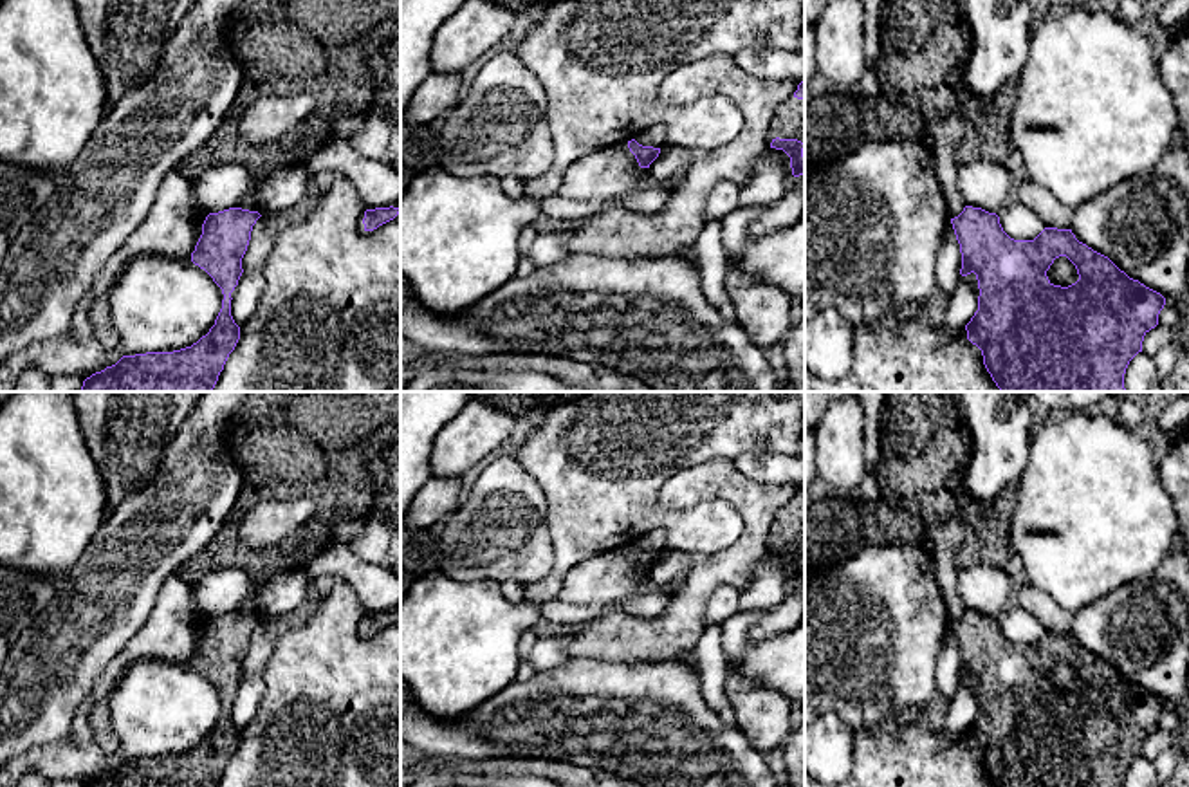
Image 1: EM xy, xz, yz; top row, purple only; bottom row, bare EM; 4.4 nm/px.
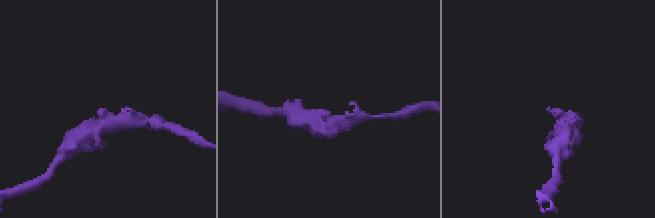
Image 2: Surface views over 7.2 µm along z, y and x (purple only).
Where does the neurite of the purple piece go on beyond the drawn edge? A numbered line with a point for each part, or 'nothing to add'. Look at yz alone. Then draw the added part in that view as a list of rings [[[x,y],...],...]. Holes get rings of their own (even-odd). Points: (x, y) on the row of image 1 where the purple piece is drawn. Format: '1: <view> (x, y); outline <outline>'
nothing to add

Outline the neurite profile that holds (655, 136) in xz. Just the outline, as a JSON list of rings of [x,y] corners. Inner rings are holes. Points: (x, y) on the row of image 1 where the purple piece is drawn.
[[[653,125],[642,134],[635,137],[635,141],[642,146],[662,148],[668,144],[668,126],[666,125]]]

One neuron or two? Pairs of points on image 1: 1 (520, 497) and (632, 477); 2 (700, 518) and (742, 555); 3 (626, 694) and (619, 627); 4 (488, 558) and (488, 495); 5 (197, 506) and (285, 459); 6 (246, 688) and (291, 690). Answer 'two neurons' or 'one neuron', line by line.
1: two neurons
2: two neurons
3: two neurons
4: one neuron
5: two neurons
6: two neurons

